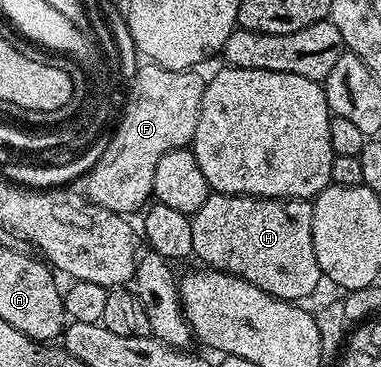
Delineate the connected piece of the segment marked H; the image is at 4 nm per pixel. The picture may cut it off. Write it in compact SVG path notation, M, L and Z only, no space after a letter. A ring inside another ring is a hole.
M211 192L208 199L204 199L204 207L200 207L190 218L192 223L192 247L193 256L199 257L203 266L218 269L222 273L230 273L234 277L243 277L248 283L260 287L266 293L278 297L282 301L293 301L295 303L305 302L305 297L310 297L318 289L318 284L323 284L322 269L316 263L316 251L312 243L312 211L313 204L306 199L279 199L276 197L237 197L227 193Z

